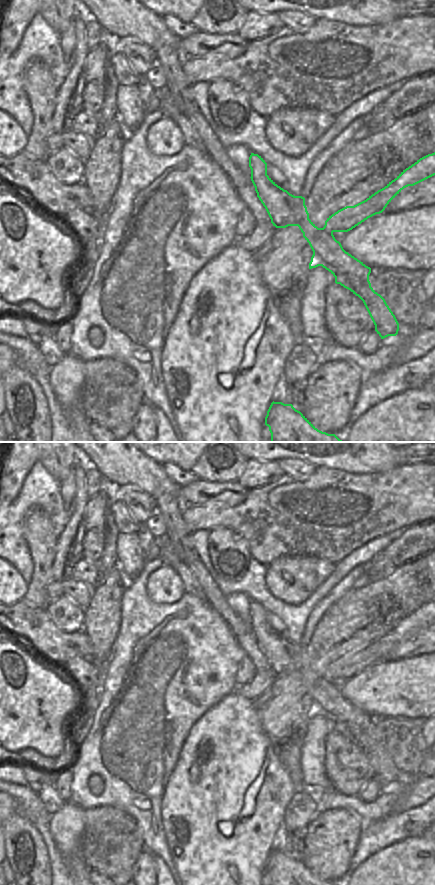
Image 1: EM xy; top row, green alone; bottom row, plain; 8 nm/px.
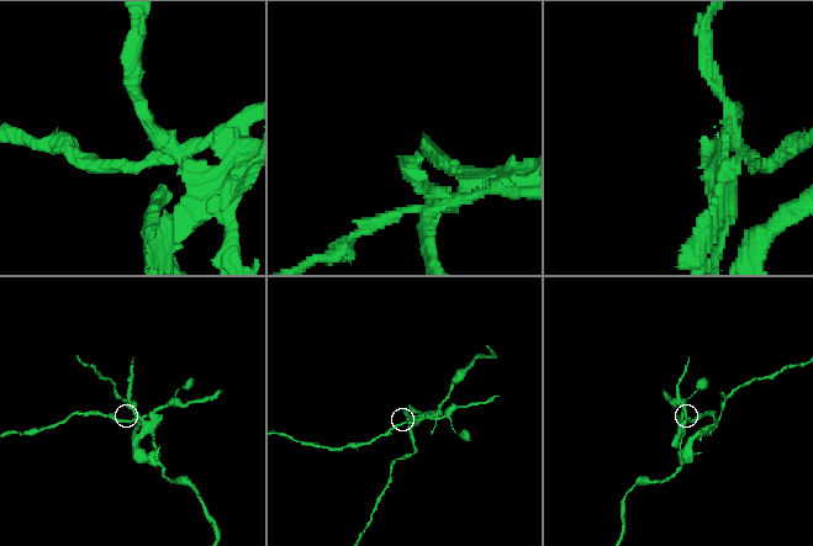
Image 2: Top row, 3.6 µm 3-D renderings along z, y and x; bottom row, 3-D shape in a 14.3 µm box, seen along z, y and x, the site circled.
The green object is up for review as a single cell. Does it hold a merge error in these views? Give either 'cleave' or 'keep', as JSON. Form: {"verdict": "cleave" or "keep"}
{"verdict": "cleave"}

